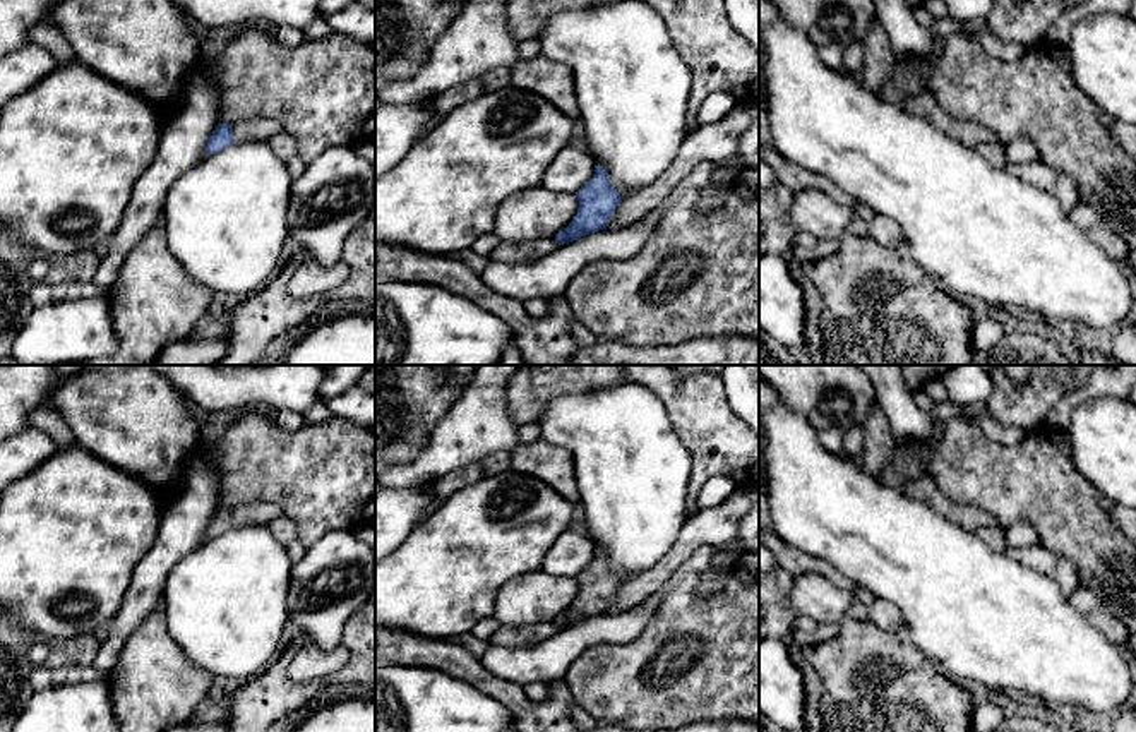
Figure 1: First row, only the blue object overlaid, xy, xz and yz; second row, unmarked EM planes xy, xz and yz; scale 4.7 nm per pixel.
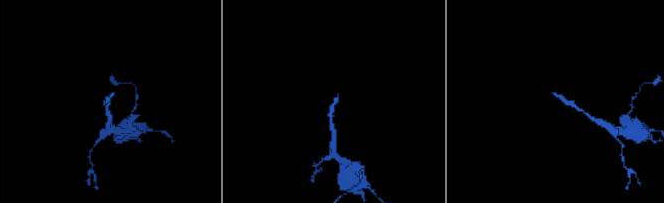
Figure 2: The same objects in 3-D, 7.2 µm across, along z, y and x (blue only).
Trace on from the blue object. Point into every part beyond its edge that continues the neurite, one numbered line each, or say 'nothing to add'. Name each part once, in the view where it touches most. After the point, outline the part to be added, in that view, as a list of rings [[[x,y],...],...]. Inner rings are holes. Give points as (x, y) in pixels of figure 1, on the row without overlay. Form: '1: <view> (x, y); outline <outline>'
1: xy (249, 513); outline [[[266,501],[243,502],[240,506],[231,507],[235,526],[248,526],[260,523],[267,525],[281,514],[283,507],[279,504]]]

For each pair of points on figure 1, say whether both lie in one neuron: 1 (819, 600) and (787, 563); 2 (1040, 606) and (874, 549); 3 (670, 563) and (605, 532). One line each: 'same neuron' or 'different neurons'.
1: different neurons
2: same neuron
3: different neurons

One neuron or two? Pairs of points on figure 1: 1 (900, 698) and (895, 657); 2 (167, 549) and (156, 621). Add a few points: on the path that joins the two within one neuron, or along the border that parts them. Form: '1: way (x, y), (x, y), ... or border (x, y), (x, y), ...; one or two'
1: way (895, 688), (895, 667); one
2: border (161, 600), (132, 631); two

